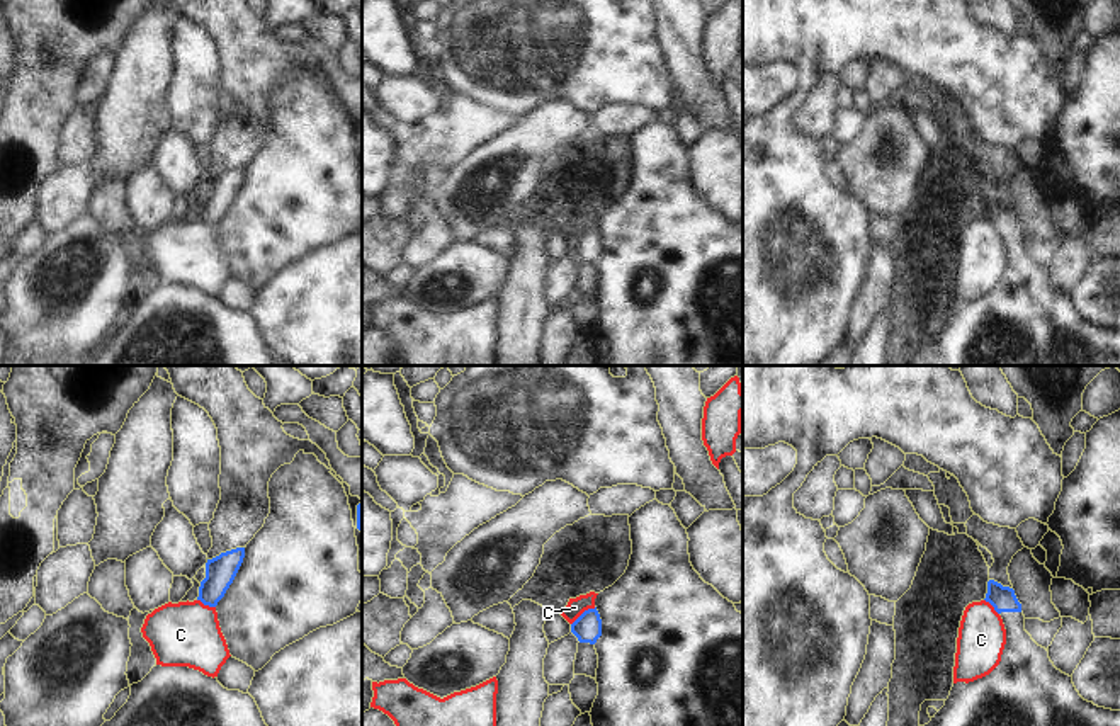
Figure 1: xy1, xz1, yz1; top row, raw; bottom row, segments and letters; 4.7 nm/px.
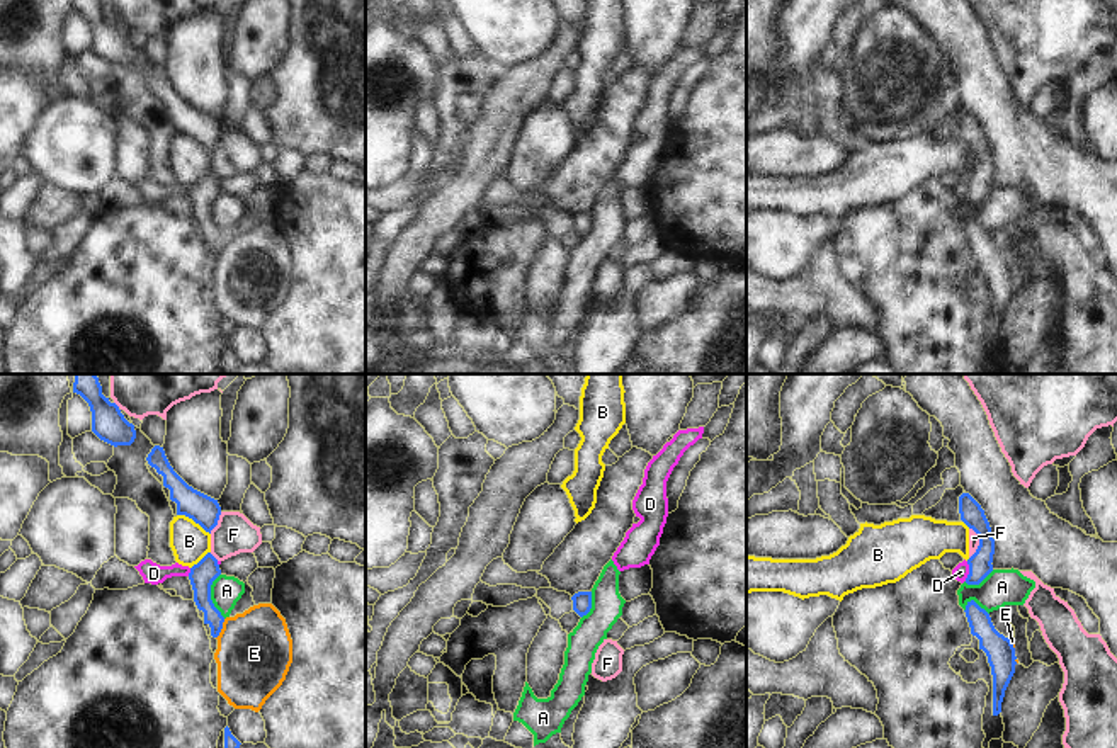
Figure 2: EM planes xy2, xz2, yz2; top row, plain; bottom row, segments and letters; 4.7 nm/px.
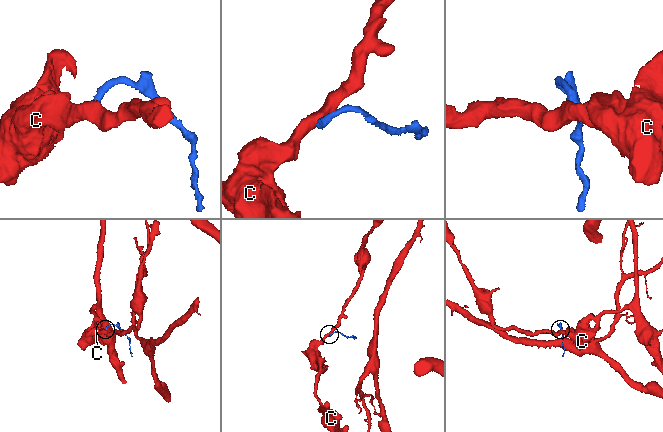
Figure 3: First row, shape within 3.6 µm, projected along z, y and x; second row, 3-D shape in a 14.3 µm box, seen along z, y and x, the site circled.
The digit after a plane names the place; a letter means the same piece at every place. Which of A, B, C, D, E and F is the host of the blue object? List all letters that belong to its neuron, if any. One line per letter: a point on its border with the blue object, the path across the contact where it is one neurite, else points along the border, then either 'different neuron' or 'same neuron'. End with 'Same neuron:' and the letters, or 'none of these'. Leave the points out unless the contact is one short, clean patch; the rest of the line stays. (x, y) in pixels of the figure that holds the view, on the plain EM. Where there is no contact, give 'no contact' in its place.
A: xy2 (209, 215) | along xy2 (220, 192), (211, 204), (211, 221), (225, 237) | different neuron
B: xy2 (194, 140) | along xy2 (177, 133), (191, 136), (209, 153) | different neuron
C: xz1 (583, 232) | along xz1 (595, 226), (588, 226), (571, 243) | different neuron
D: yz2 (969, 191) | along yz2 (968, 181), (968, 196), (964, 199) | different neuron
E: xy2 (220, 249) | along xy2 (225, 238), (216, 257) | different neuron
F: yz2 (980, 162) | different neuron
Same neuron: none of these

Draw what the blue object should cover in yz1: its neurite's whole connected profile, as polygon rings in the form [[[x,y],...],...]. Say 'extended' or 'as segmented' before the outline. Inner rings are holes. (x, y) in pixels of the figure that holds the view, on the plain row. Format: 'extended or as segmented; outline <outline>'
extended; outline [[[989,199],[986,221],[1001,235],[1006,264],[999,284],[974,301],[953,303],[945,325],[925,345],[919,345],[908,366],[1120,366],[1120,330],[1098,326],[1084,320],[1072,296],[1054,286],[1049,270],[1025,250],[1025,235],[1015,209]]]

